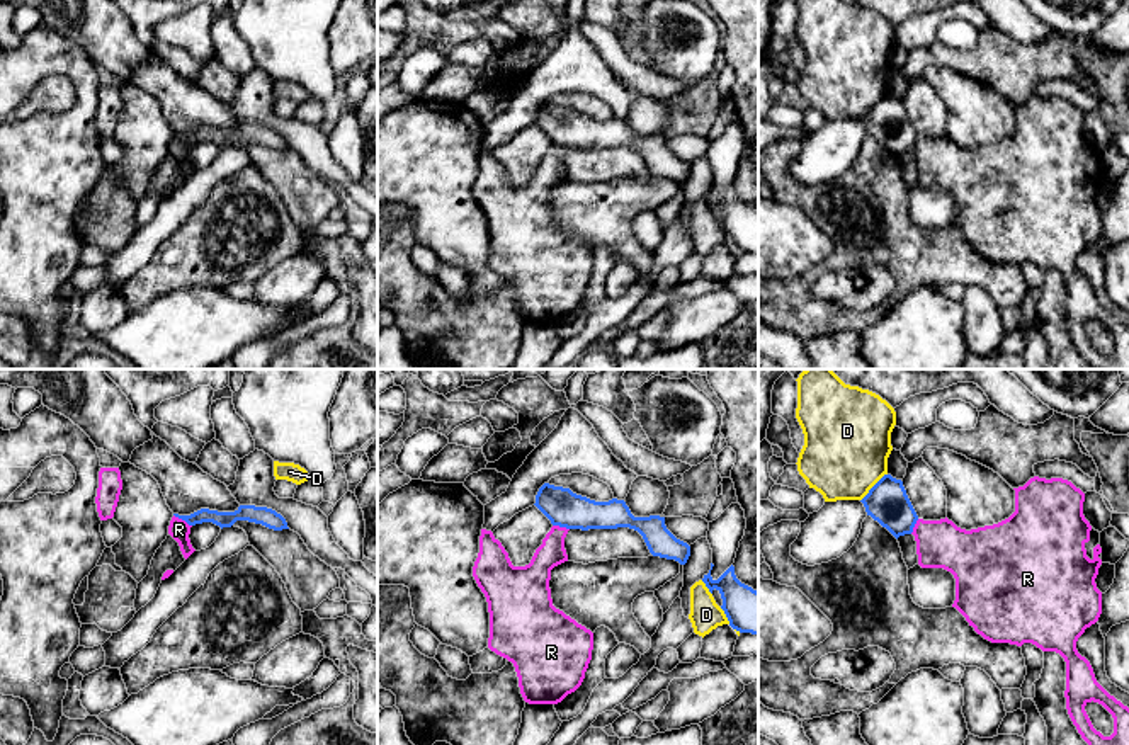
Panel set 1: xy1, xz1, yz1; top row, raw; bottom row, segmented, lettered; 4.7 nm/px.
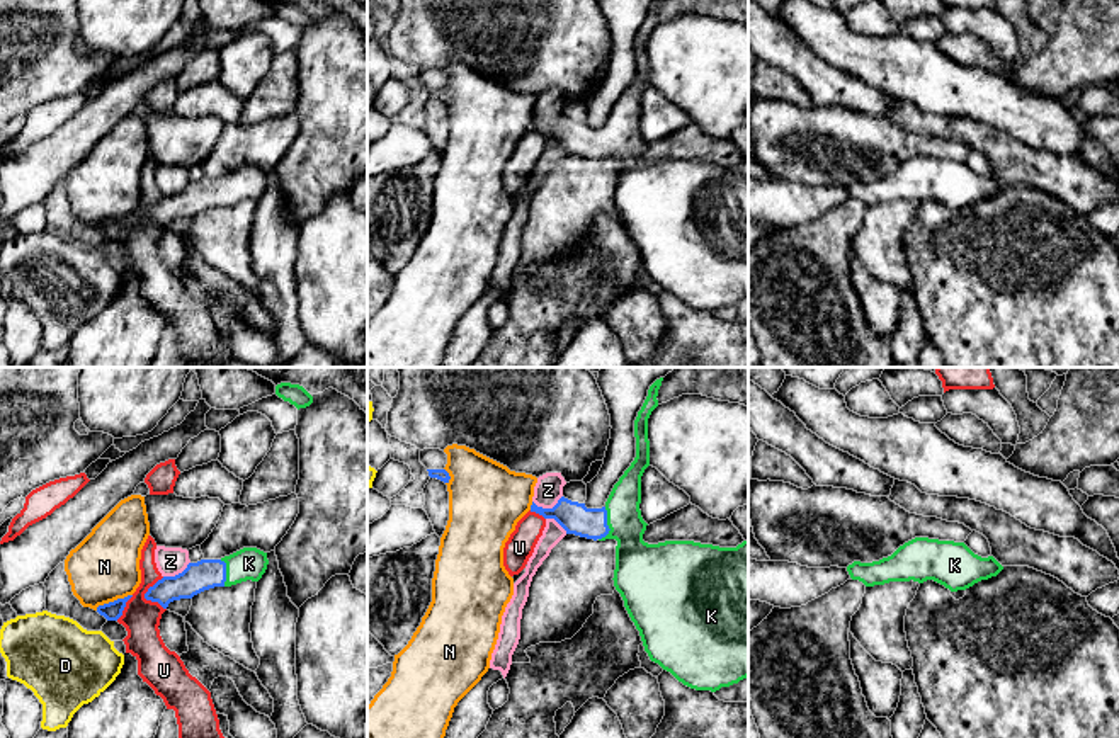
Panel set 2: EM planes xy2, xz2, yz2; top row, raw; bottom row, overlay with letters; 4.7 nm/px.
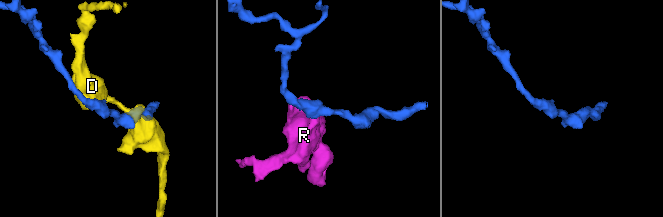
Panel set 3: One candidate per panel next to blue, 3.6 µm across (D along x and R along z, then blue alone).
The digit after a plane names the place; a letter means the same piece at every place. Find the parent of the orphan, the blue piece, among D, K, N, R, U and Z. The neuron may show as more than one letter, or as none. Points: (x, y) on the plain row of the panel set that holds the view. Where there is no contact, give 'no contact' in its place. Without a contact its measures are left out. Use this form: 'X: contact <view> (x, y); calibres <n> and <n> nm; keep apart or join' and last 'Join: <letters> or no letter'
D: contact yz1 (873, 106); calibres 200 and 420 nm; keep apart
K: contact xz2 (606, 143); calibres 150 and 220 nm; join
N: contact xy2 (114, 220); calibres 90 and 320 nm; keep apart
R: contact xy1 (182, 138); calibres 80 and 100 nm; keep apart
U: contact xy2 (145, 215); calibres 140 and 180 nm; keep apart
Z: contact xz2 (548, 128); calibres 150 and 140 nm; keep apart
Join: K

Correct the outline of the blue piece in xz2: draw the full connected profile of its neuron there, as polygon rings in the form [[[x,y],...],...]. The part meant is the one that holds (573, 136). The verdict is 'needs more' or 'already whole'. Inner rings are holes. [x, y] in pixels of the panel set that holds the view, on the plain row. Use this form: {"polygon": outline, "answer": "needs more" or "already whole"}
{"polygon": [[[655,0],[634,39],[636,77],[614,104],[602,128],[587,128],[585,122],[571,121],[565,116],[553,128],[537,126],[531,131],[544,138],[554,138],[566,153],[605,160],[616,158],[614,206],[624,219],[624,226],[639,250],[645,270],[650,279],[670,291],[679,301],[696,309],[716,311],[748,296],[748,160],[736,167],[719,167],[694,160],[665,160],[648,163],[643,160],[646,141],[641,136],[641,95],[650,85],[648,37],[658,26],[658,9],[662,0]]], "answer": "needs more"}

